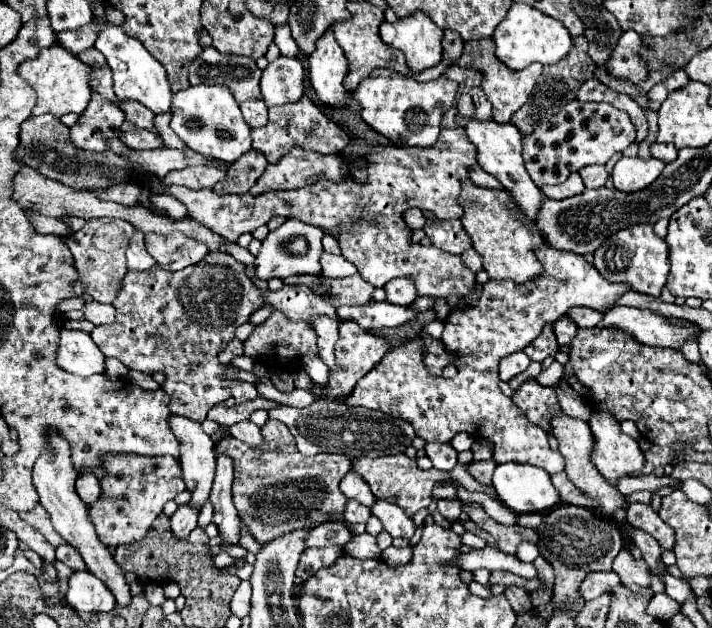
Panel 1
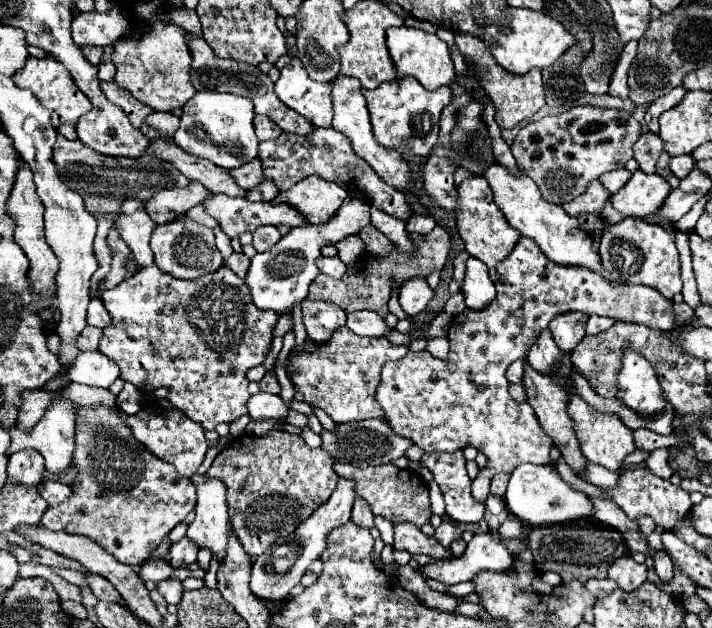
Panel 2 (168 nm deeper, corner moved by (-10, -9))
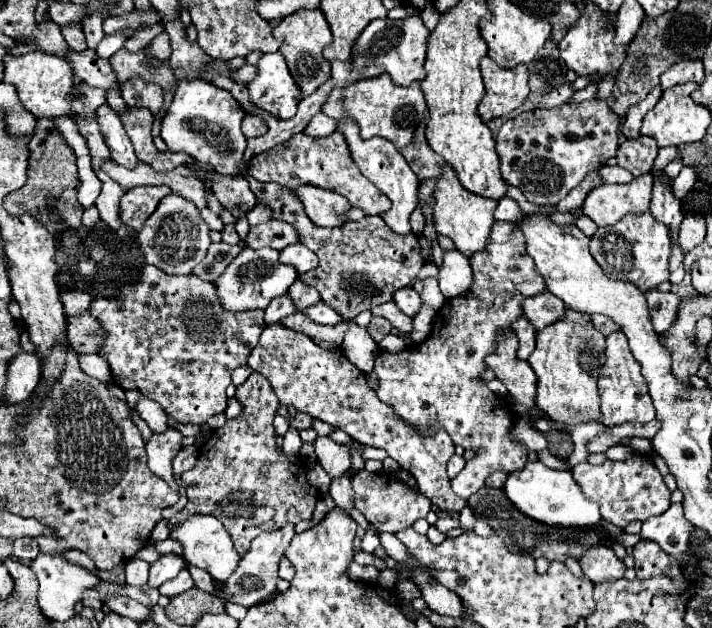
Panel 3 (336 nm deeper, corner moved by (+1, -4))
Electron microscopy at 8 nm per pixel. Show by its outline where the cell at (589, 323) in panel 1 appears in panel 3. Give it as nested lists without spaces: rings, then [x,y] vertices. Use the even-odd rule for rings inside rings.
[[[594,314],[594,316],[590,316],[590,324],[592,324],[598,332],[602,332],[604,336],[608,336],[608,334],[612,334],[612,332],[620,330],[620,326],[616,326],[612,320],[604,318],[602,314]]]

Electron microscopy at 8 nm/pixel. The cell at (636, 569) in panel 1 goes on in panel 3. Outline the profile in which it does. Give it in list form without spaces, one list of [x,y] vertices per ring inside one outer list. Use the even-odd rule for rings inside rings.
[[[596,546],[580,558],[582,570],[588,580],[592,582],[608,582],[608,580],[620,580],[626,574],[624,562],[614,554],[608,546]]]

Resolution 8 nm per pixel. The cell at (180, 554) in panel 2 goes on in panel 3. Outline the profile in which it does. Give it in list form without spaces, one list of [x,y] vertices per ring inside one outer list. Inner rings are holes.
[[[170,552],[170,554],[162,554],[156,562],[150,564],[150,580],[148,584],[152,588],[158,588],[162,582],[174,578],[180,570],[186,568],[186,560],[182,554],[176,554],[176,552]]]

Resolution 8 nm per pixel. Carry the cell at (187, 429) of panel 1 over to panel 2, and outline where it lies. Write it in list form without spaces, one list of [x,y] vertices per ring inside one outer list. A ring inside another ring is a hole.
[[[195,475],[193,483],[197,487],[197,507],[195,519],[187,529],[187,537],[199,547],[209,549],[213,557],[223,563],[227,551],[227,537],[231,535],[225,485],[219,479],[207,475]]]

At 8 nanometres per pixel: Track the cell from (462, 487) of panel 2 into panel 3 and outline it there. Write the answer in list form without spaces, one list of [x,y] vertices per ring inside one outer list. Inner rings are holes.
[[[276,324],[264,328],[248,358],[248,366],[270,380],[280,404],[294,406],[300,412],[316,416],[366,446],[384,448],[388,456],[398,460],[400,468],[408,470],[418,480],[418,490],[424,492],[424,496],[428,496],[440,510],[460,512],[468,504],[464,498],[454,494],[446,474],[446,462],[454,454],[450,436],[446,432],[438,432],[434,438],[424,438],[408,424],[398,418],[394,420],[392,408],[378,400],[376,392],[368,386],[366,374],[358,370],[340,348],[320,348],[310,336]]]

